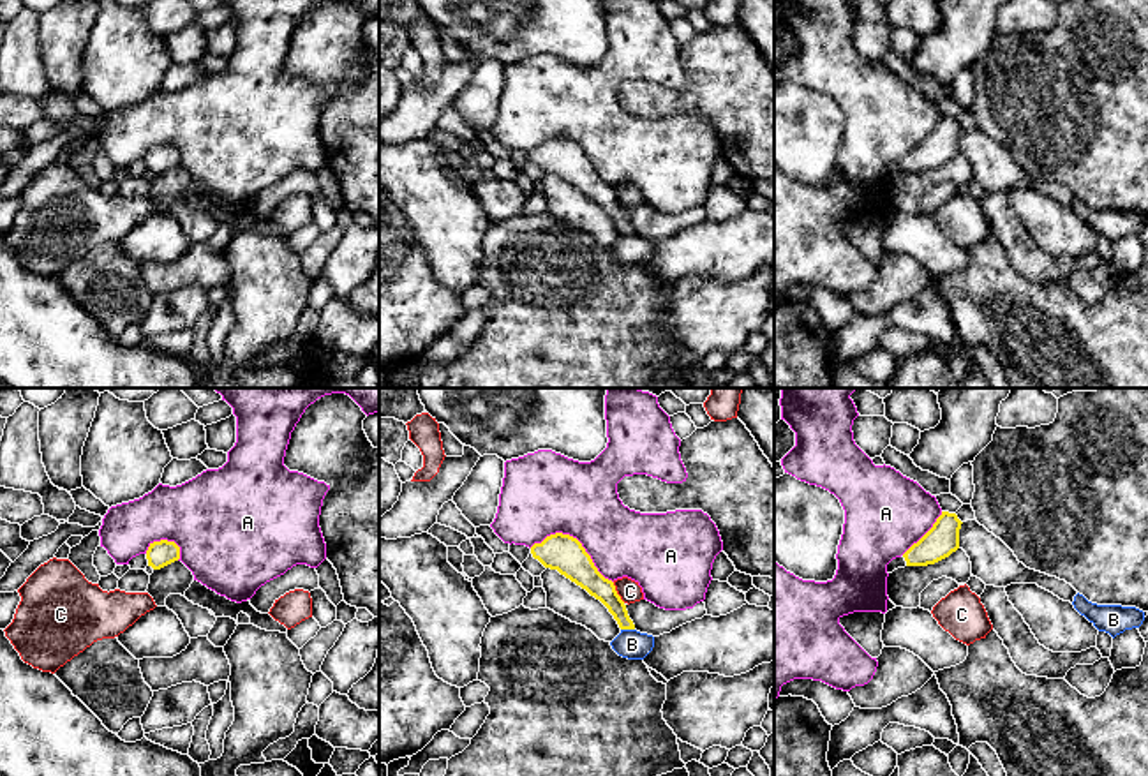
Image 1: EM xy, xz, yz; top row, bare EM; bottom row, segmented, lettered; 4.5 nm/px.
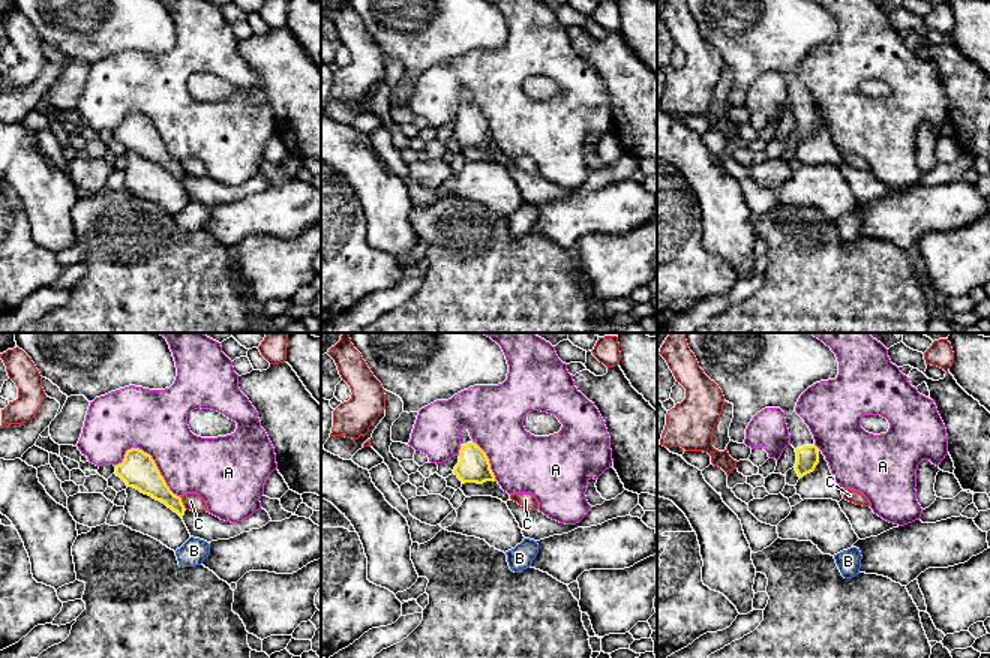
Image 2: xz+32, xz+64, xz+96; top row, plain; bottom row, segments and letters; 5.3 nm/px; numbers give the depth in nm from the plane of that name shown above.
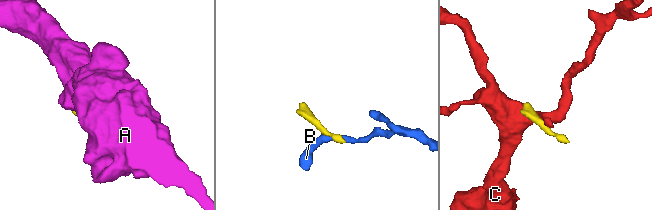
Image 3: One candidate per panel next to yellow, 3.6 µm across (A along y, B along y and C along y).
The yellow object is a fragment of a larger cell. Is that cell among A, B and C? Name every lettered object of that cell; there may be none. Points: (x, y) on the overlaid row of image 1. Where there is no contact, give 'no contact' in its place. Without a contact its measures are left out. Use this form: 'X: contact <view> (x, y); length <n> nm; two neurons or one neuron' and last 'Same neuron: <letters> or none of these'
A: contact xz (575, 538); length 420 nm; two neurons
B: contact xz (628, 628); length 60 nm; two neurons
C: contact xz (616, 593); length 110 nm; two neurons
Same neuron: none of these

